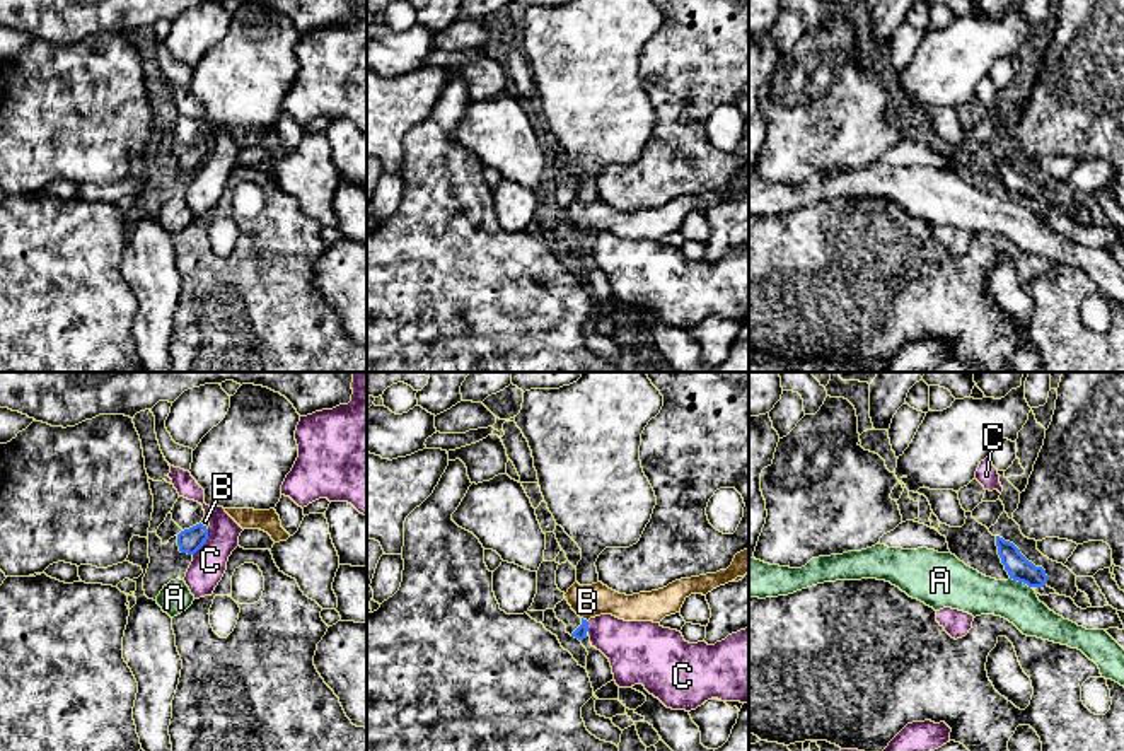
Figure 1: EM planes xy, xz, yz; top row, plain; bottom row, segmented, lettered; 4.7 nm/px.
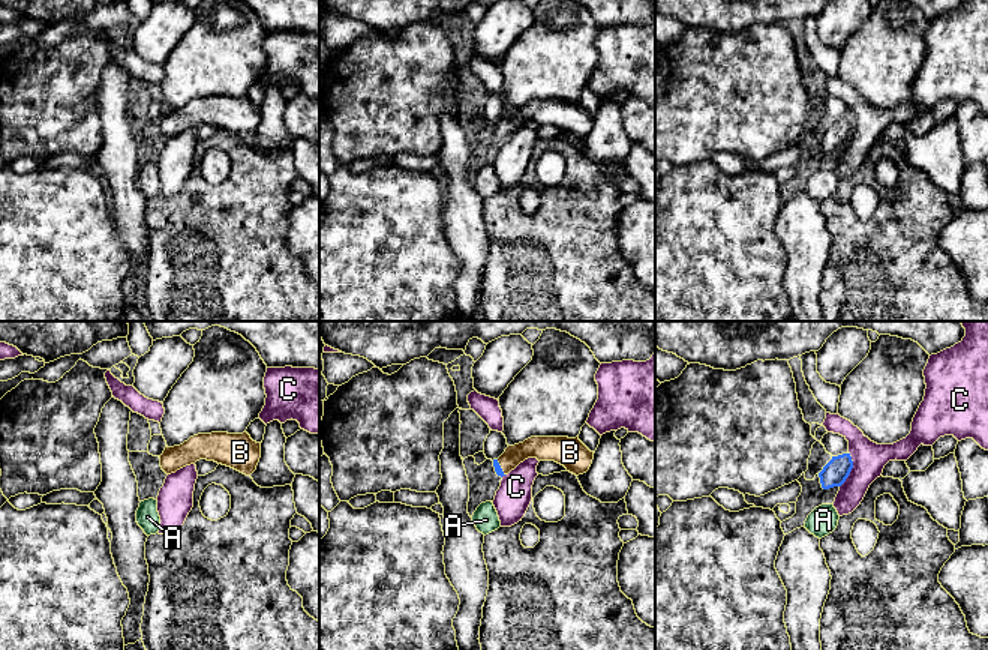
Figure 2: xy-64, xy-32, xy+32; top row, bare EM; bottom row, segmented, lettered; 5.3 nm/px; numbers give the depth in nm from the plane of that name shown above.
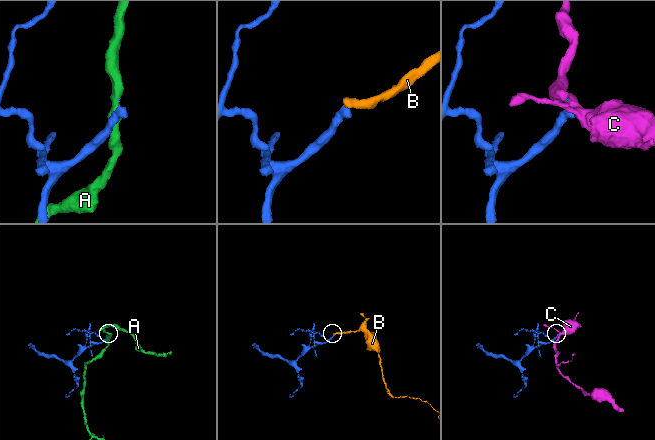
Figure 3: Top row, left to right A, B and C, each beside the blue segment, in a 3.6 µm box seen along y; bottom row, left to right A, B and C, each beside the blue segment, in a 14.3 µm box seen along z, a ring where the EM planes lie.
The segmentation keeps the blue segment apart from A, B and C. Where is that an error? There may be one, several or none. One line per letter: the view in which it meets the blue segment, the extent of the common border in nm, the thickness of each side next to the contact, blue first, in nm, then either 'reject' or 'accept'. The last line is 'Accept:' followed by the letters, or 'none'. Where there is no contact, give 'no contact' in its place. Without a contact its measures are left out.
A: meets blue in yz; contact 120 nm long; 110 nm thick on the blue side, 200 nm on the other; reject
B: meets blue in xz; contact 40 nm long; 60 nm thick on the blue side, 160 nm on the other; accept
C: meets blue in xy; contact 150 nm long; 110 nm thick on the blue side, 160 nm on the other; reject
Accept: B

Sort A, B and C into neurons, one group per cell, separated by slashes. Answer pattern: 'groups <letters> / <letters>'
groups A / B / C

